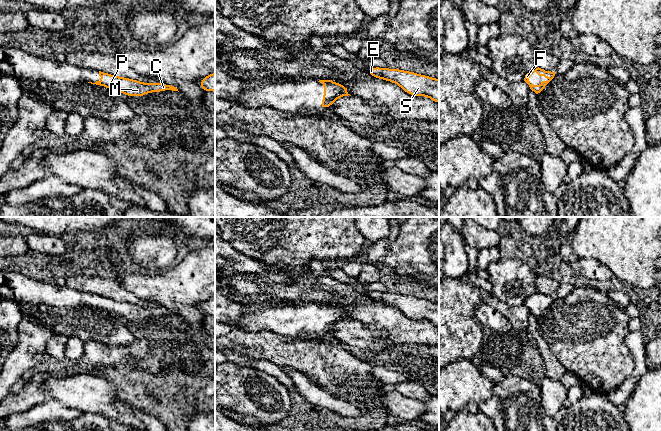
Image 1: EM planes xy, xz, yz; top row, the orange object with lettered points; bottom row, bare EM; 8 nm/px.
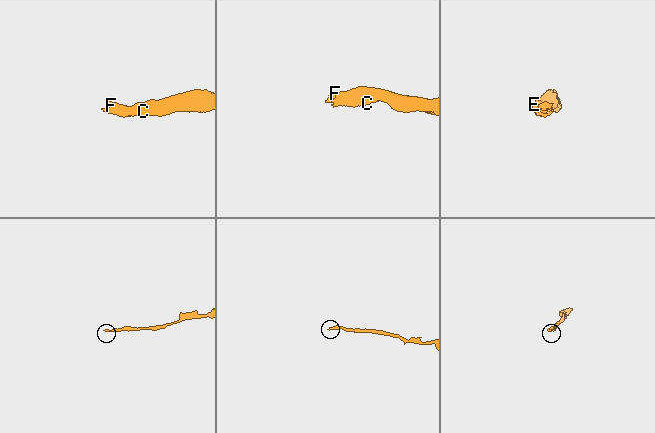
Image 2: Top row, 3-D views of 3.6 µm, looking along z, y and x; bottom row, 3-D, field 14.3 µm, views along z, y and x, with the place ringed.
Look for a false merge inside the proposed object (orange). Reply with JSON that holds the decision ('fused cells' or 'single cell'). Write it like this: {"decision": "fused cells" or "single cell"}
{"decision": "single cell"}

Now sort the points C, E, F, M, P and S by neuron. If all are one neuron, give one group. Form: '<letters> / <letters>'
C E F M P S

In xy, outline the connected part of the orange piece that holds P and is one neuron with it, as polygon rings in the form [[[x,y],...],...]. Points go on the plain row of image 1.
[[[99,295],[99,300],[102,302],[101,305],[96,305],[95,307],[92,306],[88,307],[116,314],[128,321],[129,320],[142,321],[143,319],[149,318],[151,316],[162,316],[168,314],[178,315],[176,311],[170,310],[162,306],[143,307],[134,303],[129,303],[126,301],[118,301],[101,295]]]

